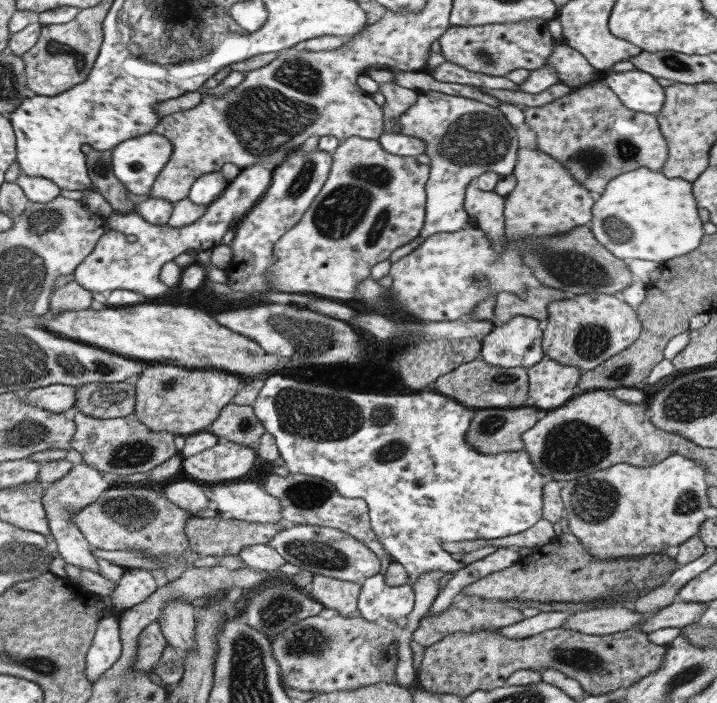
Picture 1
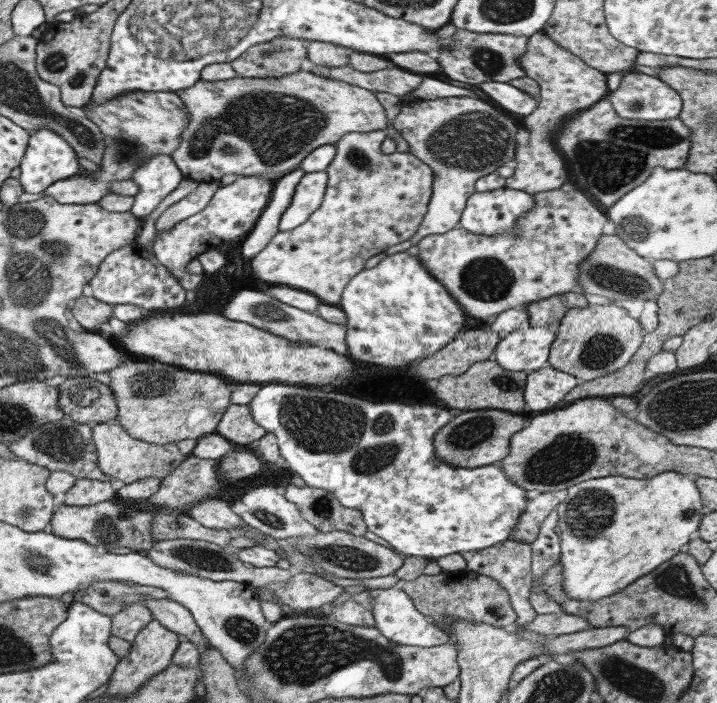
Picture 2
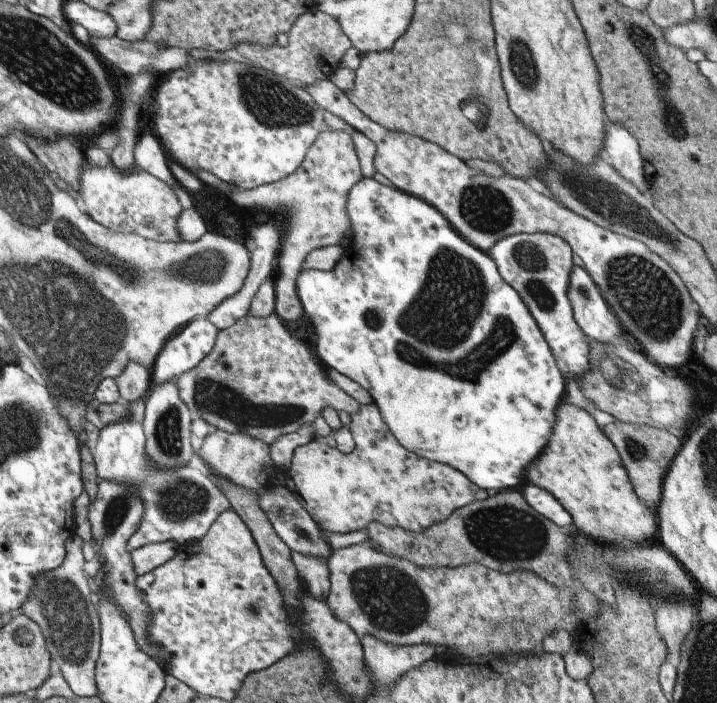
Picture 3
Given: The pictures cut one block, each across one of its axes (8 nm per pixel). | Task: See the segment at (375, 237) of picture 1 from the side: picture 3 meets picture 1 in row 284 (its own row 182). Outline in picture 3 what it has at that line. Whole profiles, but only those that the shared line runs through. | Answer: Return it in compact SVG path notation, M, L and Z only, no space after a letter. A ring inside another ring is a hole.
M329 130L319 134L307 150L303 162L285 178L257 186L253 189L237 190L233 202L247 210L263 210L269 214L281 214L285 220L283 242L277 250L277 273L274 275L274 313L281 322L297 320L302 314L301 304L294 283L305 257L316 248L338 245L343 234L350 230L347 218L347 196L351 188L363 178L355 154L351 136L341 130Z

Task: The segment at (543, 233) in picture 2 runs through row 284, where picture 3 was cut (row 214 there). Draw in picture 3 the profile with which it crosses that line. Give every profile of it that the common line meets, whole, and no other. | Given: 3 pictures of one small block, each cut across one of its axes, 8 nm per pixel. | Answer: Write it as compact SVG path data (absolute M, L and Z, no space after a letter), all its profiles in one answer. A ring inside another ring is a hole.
M328 79L309 84L309 86L303 85L303 88L313 98L313 102L317 102L317 106L321 106L328 114L341 118L343 122L347 122L349 126L361 134L365 134L375 144L373 166L377 173L387 178L396 190L409 194L413 198L419 198L419 200L427 202L427 205L433 206L449 222L451 230L455 230L455 234L459 234L469 246L475 246L475 249L487 253L489 248L500 239L517 233L543 233L559 236L571 248L573 254L581 259L586 274L597 286L620 326L625 333L633 336L639 342L639 346L645 352L644 356L651 363L673 369L692 360L692 341L699 314L693 312L693 308L691 308L693 302L677 274L671 270L667 262L663 262L659 256L647 250L639 240L627 238L596 226L571 210L567 210L555 200L535 192L523 180L510 175L499 176L499 178L487 177L481 172L471 171L465 161L452 156L427 140L400 131L386 130L379 124L371 122L369 118L365 118L347 100L347 96Z

